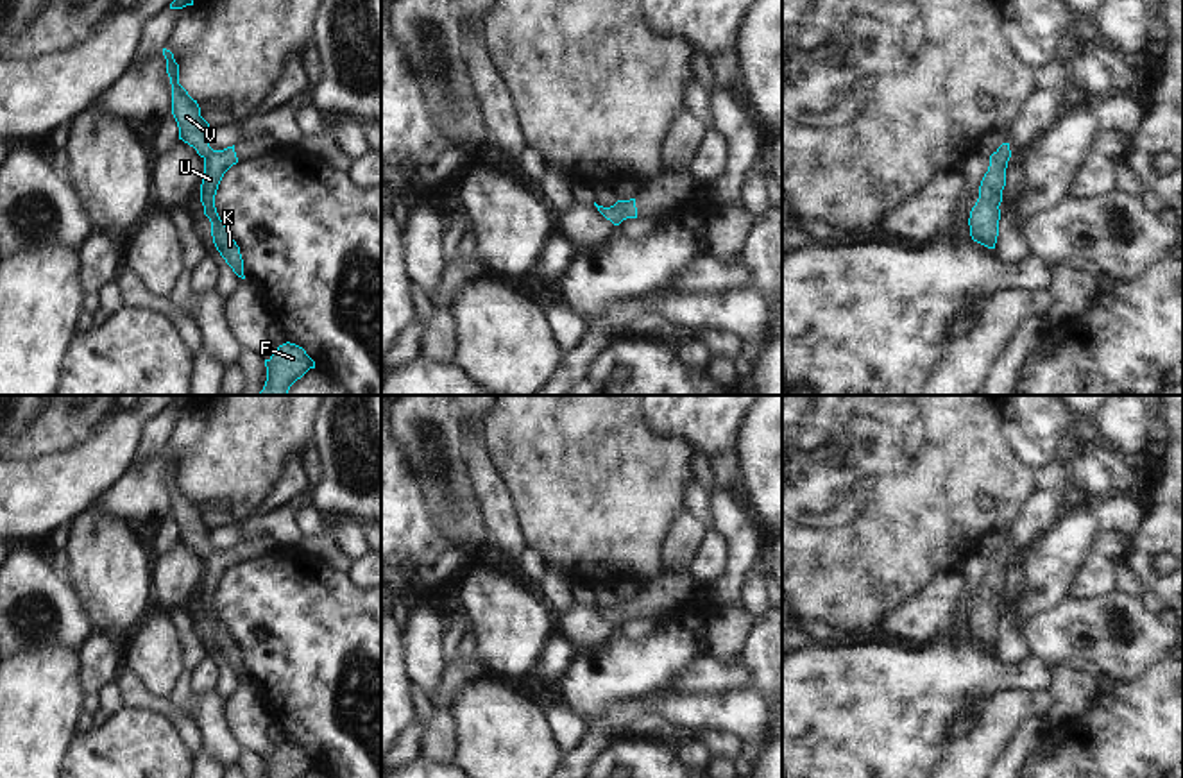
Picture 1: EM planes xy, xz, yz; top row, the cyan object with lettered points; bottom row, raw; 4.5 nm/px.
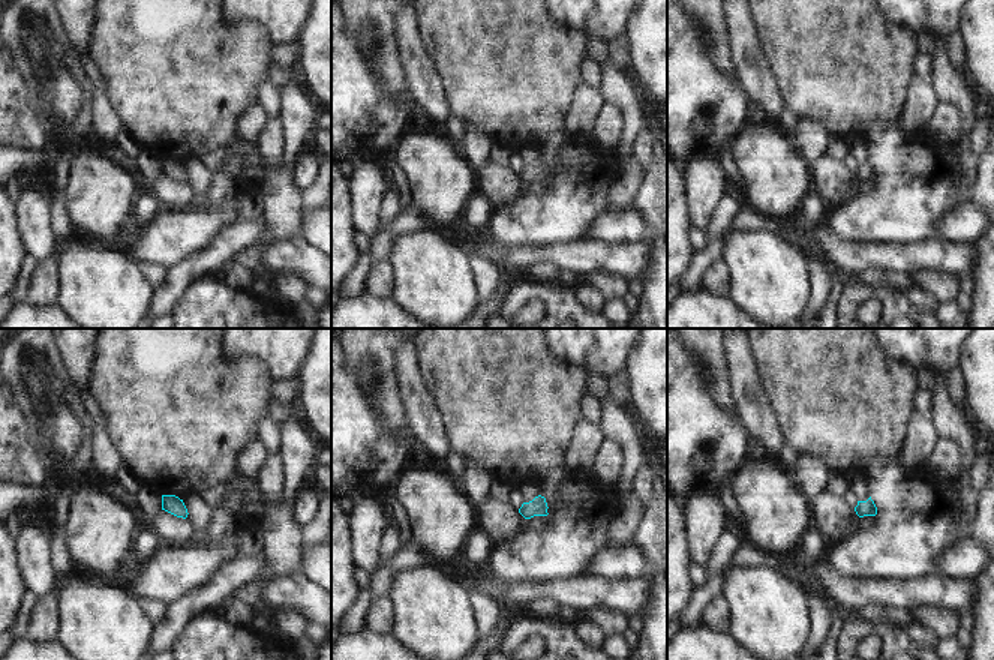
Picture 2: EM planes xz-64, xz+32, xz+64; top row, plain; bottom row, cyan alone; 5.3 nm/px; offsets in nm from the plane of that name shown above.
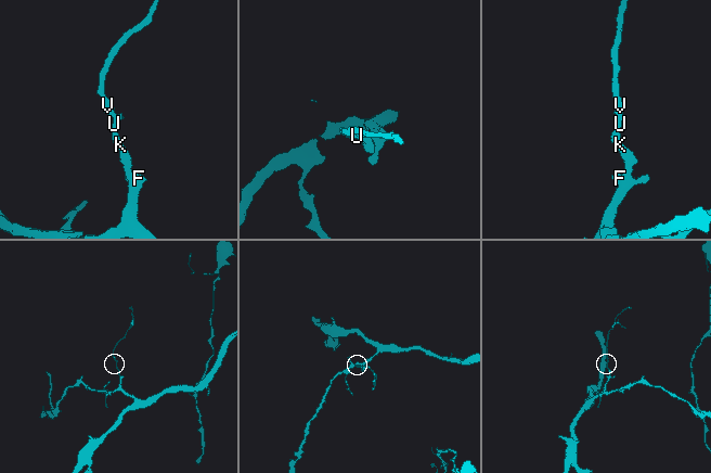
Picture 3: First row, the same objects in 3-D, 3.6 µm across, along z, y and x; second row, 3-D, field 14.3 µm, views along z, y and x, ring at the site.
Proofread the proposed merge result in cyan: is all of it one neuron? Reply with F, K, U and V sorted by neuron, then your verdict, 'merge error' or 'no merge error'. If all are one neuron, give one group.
F K U V | no merge error

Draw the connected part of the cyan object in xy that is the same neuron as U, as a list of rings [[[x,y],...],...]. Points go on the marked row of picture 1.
[[[163,48],[163,55],[166,59],[166,73],[172,84],[172,114],[179,127],[179,140],[193,147],[197,154],[204,159],[200,202],[204,206],[204,215],[211,222],[213,243],[220,256],[226,259],[226,263],[233,268],[233,272],[238,277],[245,279],[240,247],[231,238],[231,233],[220,220],[215,207],[215,195],[224,173],[238,163],[234,145],[224,150],[213,150],[209,147],[209,123],[200,116],[200,107],[197,100],[193,100],[188,91],[179,84],[179,64],[175,63],[174,54]]]

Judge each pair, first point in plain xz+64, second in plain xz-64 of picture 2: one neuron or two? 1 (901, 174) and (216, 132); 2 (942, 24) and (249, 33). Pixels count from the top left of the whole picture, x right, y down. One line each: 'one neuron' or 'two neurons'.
1: two neurons
2: two neurons

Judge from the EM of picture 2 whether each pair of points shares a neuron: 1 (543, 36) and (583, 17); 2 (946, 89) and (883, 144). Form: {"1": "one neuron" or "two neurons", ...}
{"1": "two neurons", "2": "two neurons"}

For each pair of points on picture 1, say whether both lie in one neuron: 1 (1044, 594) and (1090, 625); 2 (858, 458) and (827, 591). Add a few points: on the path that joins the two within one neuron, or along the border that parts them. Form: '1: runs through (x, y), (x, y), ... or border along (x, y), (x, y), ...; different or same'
1: border along (1069, 598), (1047, 610), (1029, 614), (1022, 623); different
2: runs through (836, 490), (836, 539), (827, 558); same

